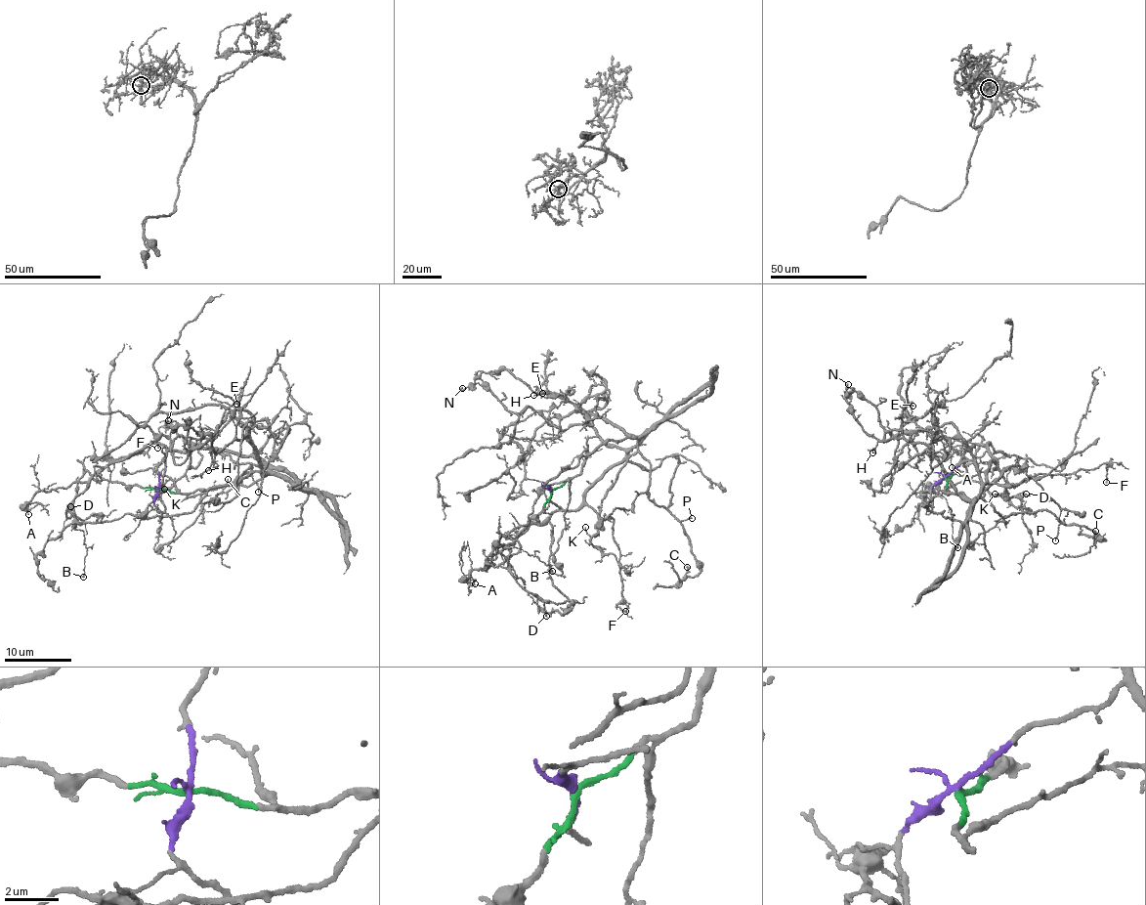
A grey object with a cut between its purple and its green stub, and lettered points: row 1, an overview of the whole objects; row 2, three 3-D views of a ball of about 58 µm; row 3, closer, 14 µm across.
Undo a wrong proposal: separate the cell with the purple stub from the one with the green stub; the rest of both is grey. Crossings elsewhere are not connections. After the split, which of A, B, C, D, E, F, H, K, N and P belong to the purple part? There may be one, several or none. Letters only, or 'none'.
A, B, D, F, K

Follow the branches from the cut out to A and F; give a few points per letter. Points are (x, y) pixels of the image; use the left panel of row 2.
A: (158, 489), (157, 471), (166, 452), (155, 444), (108, 463), (86, 482), (41, 491), (26, 506), (28, 514)
F: (158, 489), (168, 449), (189, 455), (190, 466), (201, 455), (170, 424), (159, 429), (158, 447)

